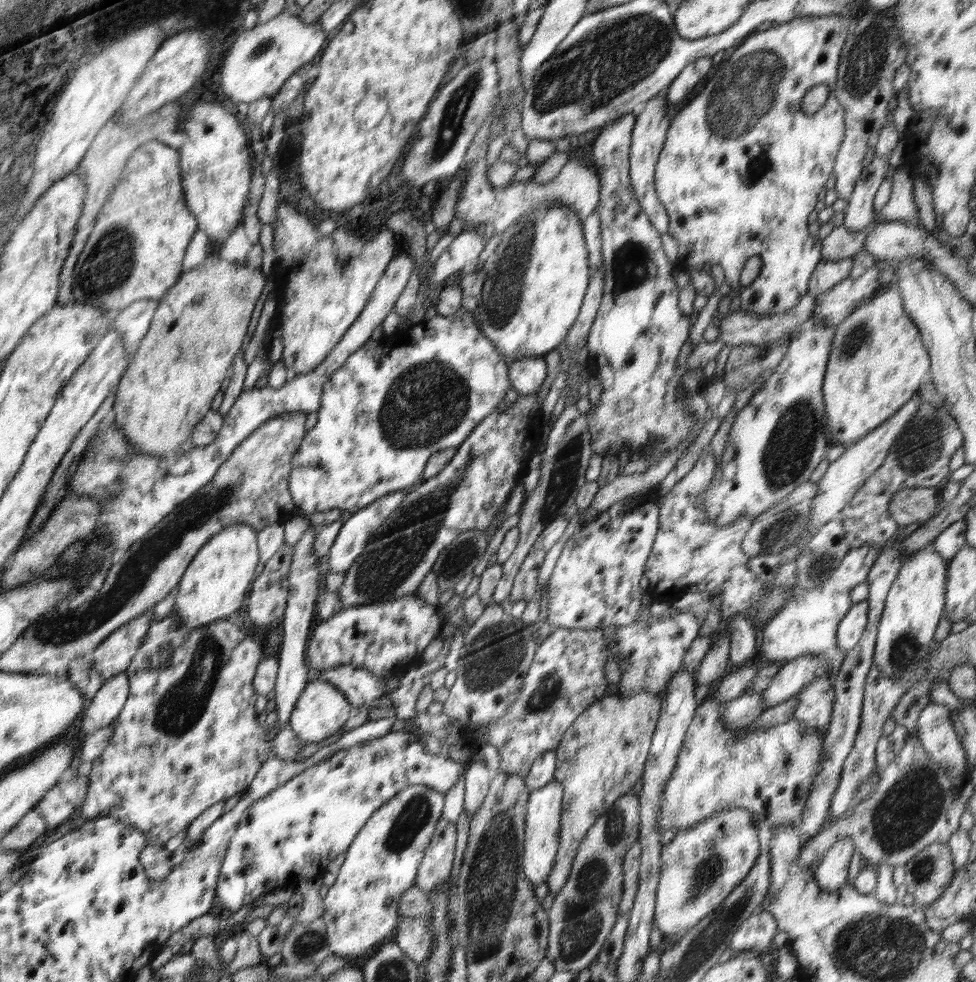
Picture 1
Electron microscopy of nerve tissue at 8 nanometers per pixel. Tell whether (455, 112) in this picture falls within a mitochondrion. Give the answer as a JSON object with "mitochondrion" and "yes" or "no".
{"mitochondrion":"yes"}

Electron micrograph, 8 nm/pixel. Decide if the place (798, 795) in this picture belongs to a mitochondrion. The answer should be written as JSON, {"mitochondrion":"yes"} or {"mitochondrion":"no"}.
{"mitochondrion":"no"}

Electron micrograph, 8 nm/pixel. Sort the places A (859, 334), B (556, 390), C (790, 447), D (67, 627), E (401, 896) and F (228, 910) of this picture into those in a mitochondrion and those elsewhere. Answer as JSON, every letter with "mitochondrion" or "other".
{"A":"mitochondrion","B":"other","C":"mitochondrion","D":"mitochondrion","E":"other","F":"other"}

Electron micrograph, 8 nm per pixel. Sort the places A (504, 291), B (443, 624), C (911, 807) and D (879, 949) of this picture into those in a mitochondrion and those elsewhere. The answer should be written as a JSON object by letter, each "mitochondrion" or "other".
{"A":"mitochondrion","B":"other","C":"mitochondrion","D":"mitochondrion"}

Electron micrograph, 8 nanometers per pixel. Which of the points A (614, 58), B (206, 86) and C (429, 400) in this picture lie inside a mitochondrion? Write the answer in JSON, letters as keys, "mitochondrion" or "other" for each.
{"A":"mitochondrion","B":"other","C":"mitochondrion"}

